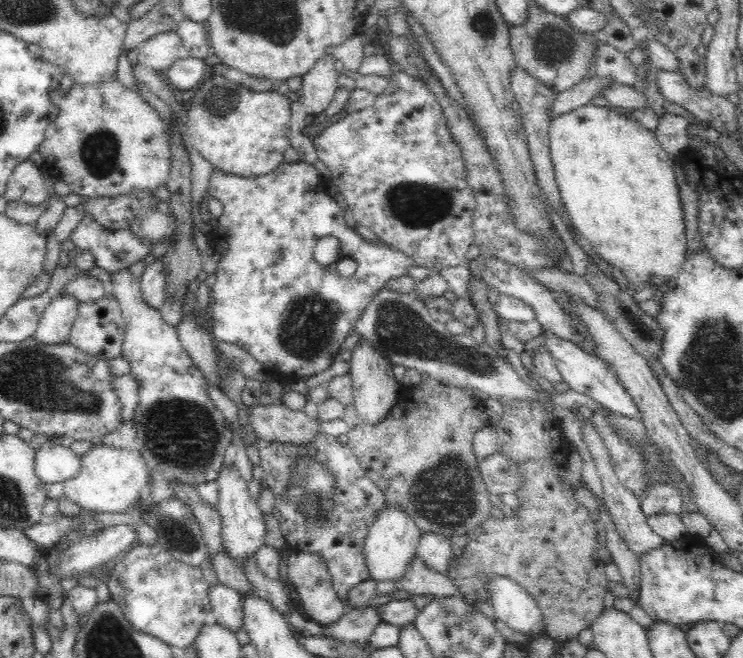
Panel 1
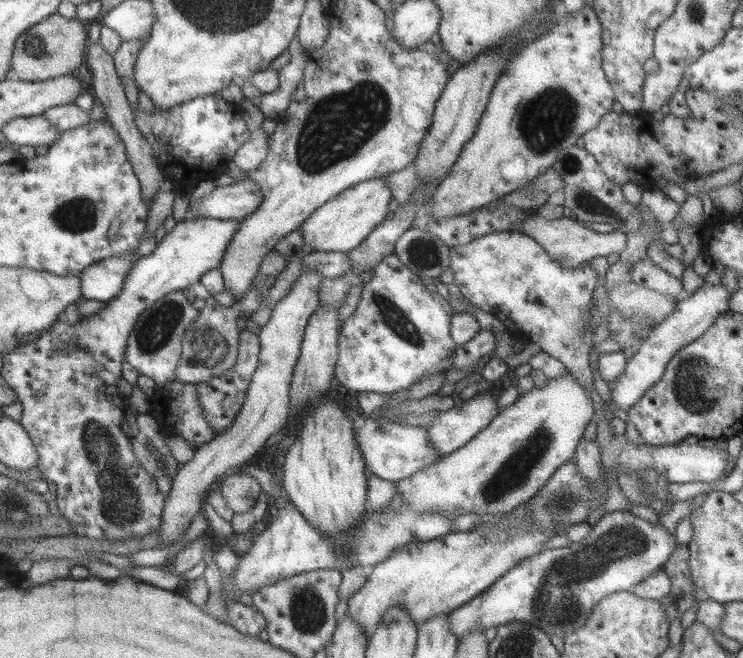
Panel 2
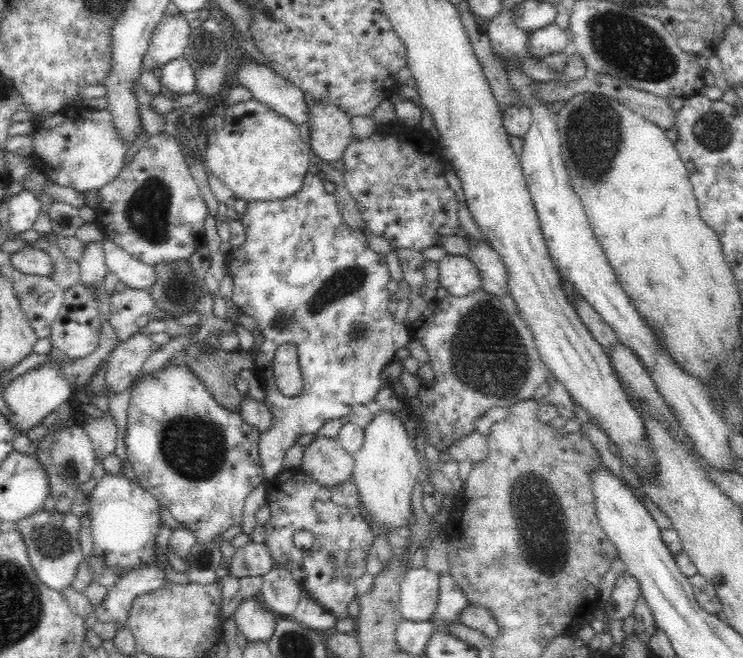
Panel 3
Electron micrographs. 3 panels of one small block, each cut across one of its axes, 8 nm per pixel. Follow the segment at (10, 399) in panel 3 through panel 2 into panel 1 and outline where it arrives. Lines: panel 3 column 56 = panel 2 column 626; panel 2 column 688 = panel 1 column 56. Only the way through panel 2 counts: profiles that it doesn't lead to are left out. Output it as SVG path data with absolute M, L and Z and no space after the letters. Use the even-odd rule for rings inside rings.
M60 294L53 298L40 318L34 339L44 344L66 342L77 318L79 303L72 294Z

